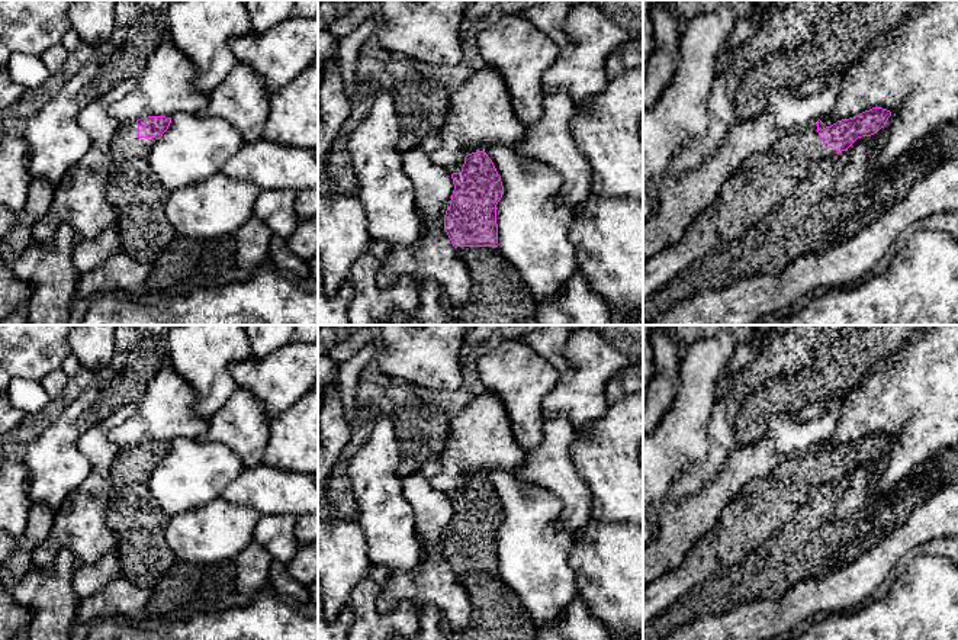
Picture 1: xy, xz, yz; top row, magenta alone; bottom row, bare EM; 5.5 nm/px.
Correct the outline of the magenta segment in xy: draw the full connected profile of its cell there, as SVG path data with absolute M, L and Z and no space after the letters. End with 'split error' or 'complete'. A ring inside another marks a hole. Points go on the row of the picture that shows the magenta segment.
M148 116L119 125L110 147L110 180L109 189L115 196L135 196L142 208L144 219L151 225L152 234L171 241L176 235L174 228L164 213L164 205L170 197L170 190L158 180L148 163L148 155L155 142L168 129L171 118Z; split error

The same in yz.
M872 107L853 118L826 126L820 119L808 125L791 128L769 151L748 157L721 186L717 197L694 219L688 231L672 245L663 248L643 263L643 302L679 273L689 270L694 261L713 251L724 241L737 238L749 225L766 216L784 199L793 194L798 184L807 183L808 193L817 199L817 235L822 251L829 248L829 237L839 223L871 209L877 203L875 189L885 177L894 176L901 158L888 167L872 171L855 189L835 194L836 177L848 161L848 148L862 136L871 136L880 149L878 131L885 126L891 112Z; split error

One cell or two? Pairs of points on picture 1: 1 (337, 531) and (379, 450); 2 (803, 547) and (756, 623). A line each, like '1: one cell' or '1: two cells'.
1: two cells
2: two cells

